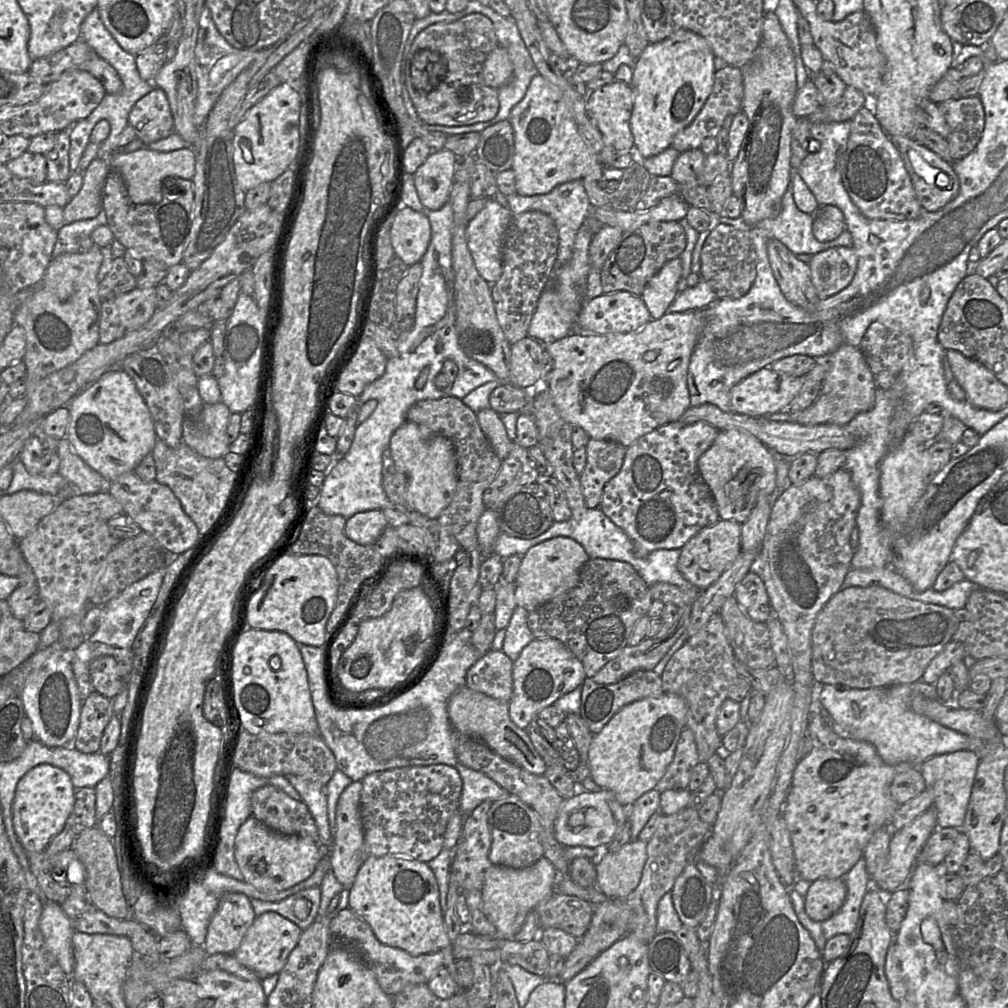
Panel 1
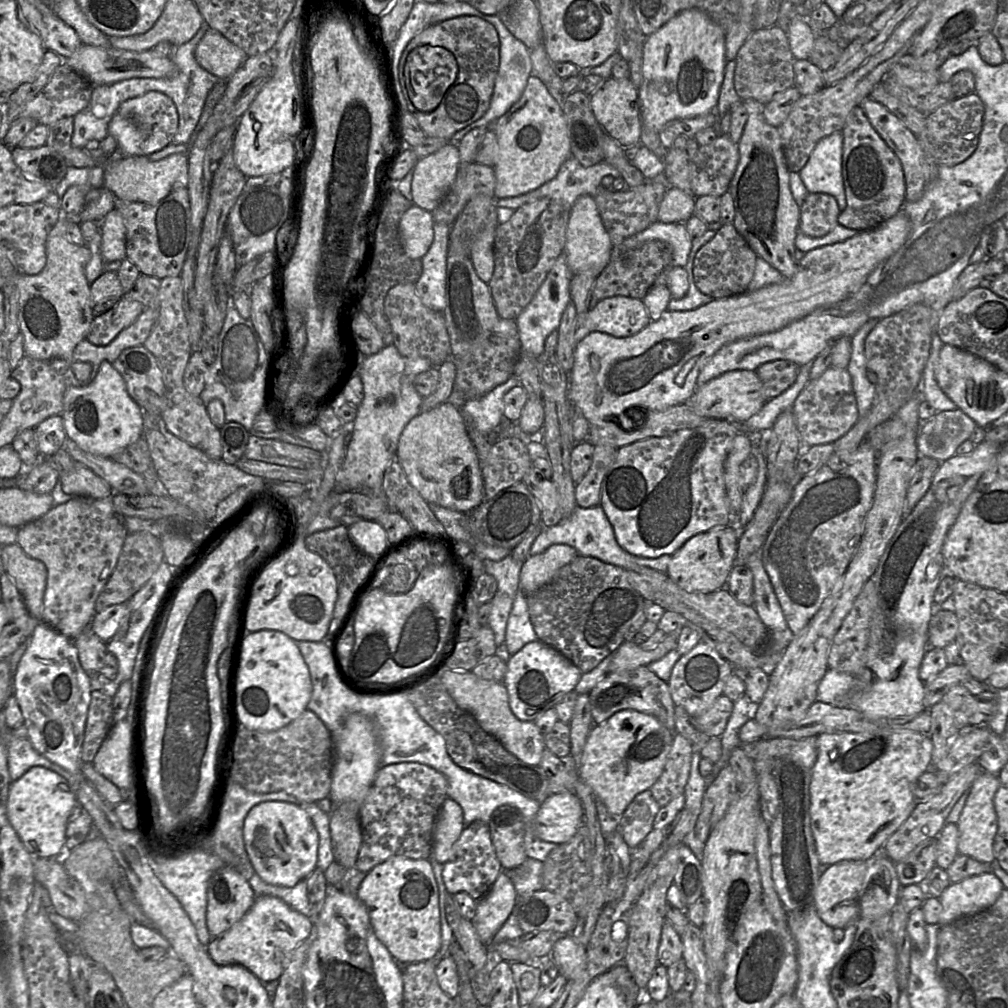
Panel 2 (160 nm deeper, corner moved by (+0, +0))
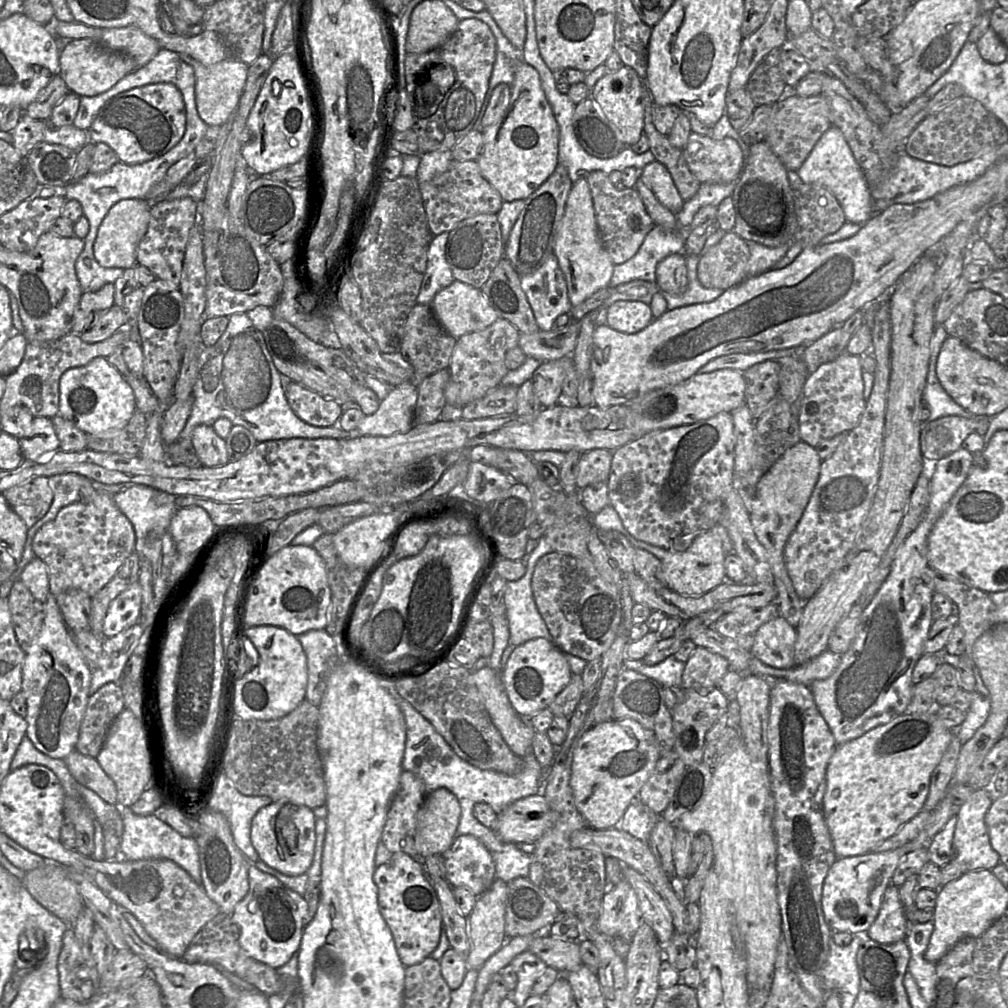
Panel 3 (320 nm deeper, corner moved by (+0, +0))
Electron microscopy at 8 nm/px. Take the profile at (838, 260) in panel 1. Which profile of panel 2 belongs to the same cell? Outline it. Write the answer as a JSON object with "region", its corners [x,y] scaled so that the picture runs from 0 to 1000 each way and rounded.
{"region":[[[892,209],[872,224],[853,229],[836,240],[818,243],[799,251],[792,258],[790,272],[774,282],[765,282],[749,289],[739,289],[705,300],[684,309],[661,308],[654,316],[624,334],[609,334],[588,328],[573,339],[569,346],[569,360],[563,371],[563,396],[576,407],[585,422],[611,416],[626,403],[656,408],[680,400],[691,385],[692,371],[699,359],[716,343],[737,335],[764,330],[793,317],[808,308],[826,304],[849,291],[864,270],[885,254],[899,239],[904,229],[900,213]]]}

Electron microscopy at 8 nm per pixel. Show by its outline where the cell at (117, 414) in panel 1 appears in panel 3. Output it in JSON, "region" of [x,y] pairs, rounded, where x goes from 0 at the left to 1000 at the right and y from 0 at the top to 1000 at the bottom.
{"region":[[[98,353],[84,363],[69,365],[60,375],[59,411],[85,431],[121,426],[135,407],[131,384],[104,354]]]}

